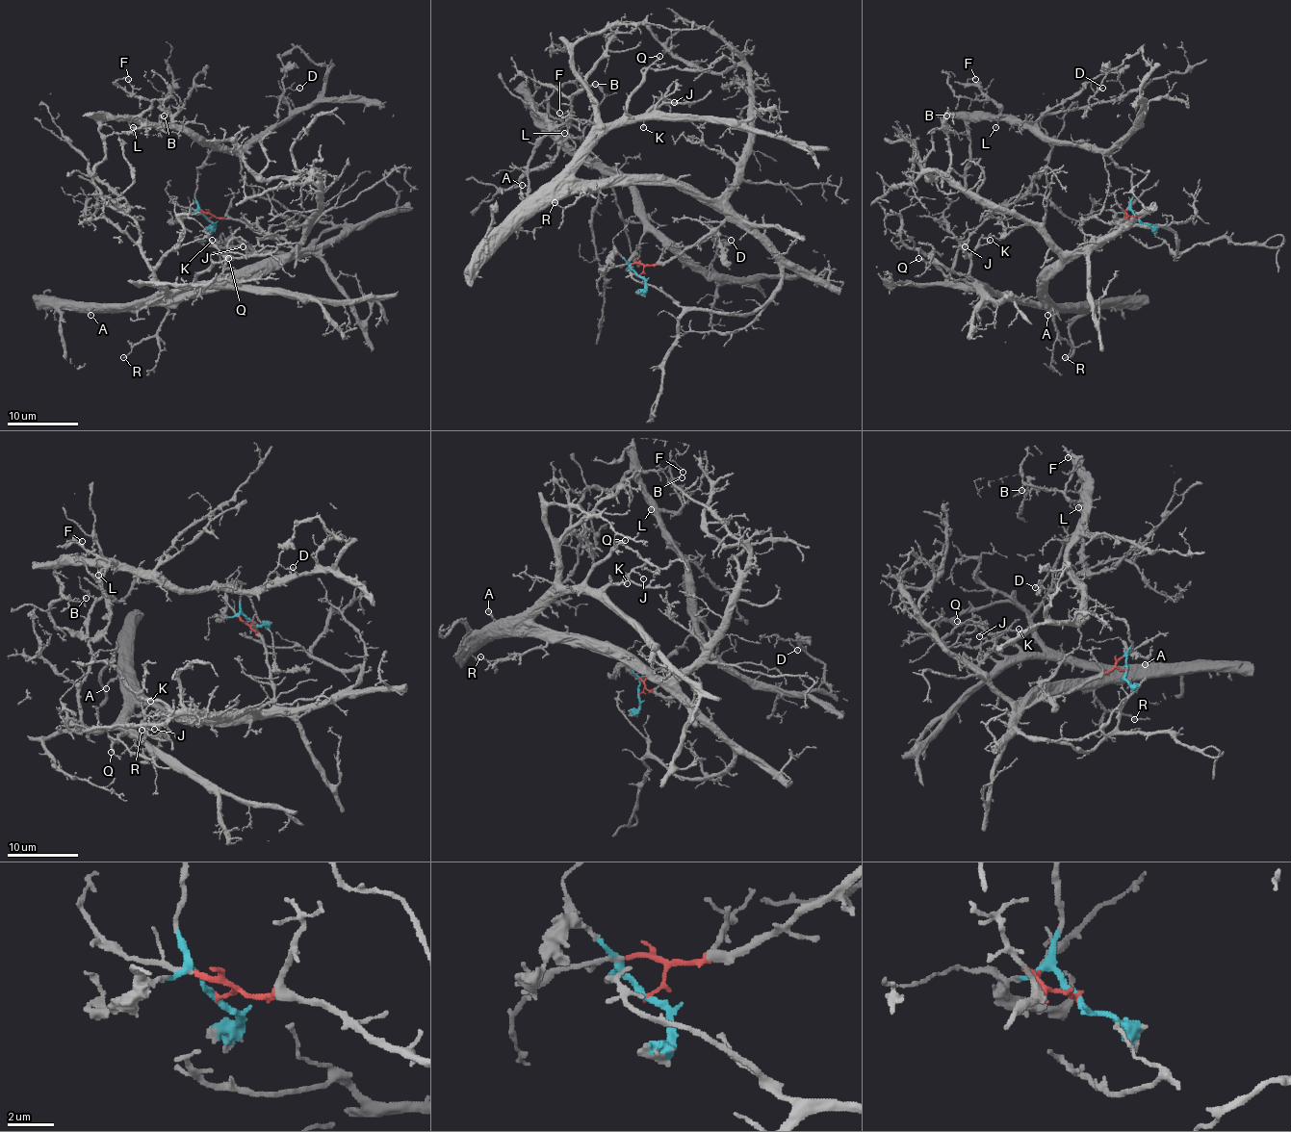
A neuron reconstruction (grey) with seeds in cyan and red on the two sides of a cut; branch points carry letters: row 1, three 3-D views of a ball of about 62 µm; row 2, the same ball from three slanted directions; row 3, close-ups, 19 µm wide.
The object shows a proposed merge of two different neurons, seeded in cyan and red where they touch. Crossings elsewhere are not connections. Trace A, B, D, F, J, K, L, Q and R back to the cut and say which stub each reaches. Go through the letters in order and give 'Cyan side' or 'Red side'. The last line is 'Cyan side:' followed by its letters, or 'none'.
A: Red side
B: Cyan side
D: Cyan side
F: Cyan side
J: Red side
K: Red side
L: Cyan side
Q: Red side
R: Red side
Cyan side: B, D, F, L

